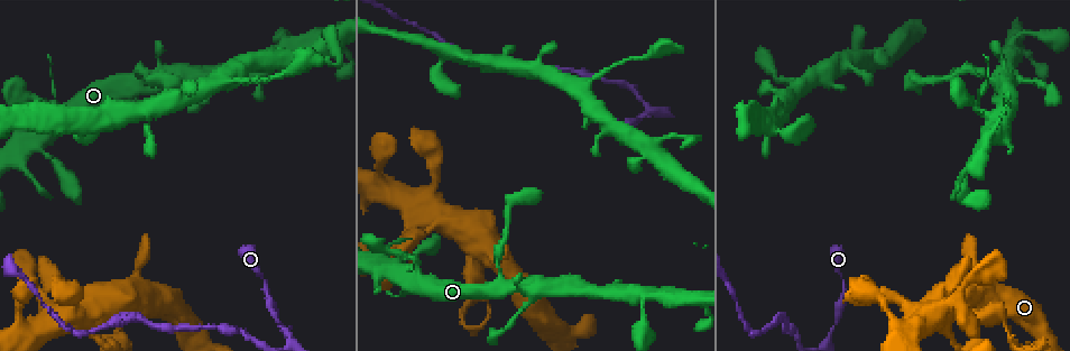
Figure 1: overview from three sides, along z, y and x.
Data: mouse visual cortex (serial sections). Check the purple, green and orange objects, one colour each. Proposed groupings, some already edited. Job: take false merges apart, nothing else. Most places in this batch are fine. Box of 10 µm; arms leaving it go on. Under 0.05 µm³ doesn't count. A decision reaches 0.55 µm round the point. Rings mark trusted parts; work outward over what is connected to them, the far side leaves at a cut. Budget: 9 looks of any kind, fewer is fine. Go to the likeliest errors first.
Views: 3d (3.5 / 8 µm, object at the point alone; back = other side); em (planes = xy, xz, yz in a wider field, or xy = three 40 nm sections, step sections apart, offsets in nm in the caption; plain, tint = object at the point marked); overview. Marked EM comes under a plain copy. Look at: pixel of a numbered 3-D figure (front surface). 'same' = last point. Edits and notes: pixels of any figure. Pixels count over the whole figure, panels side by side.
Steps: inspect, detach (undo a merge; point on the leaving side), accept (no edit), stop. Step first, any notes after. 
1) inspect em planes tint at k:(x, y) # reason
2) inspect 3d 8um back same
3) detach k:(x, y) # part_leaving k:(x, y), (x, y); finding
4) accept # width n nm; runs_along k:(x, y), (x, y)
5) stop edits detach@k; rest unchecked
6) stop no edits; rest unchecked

inspect 3d 8um at 1:(640, 117) # a narrow waist

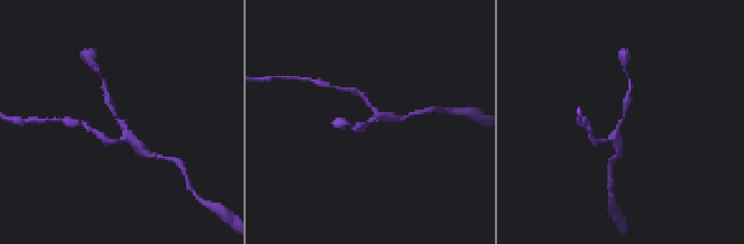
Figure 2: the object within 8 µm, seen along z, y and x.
inspect 3d 3.5um same # zoom in

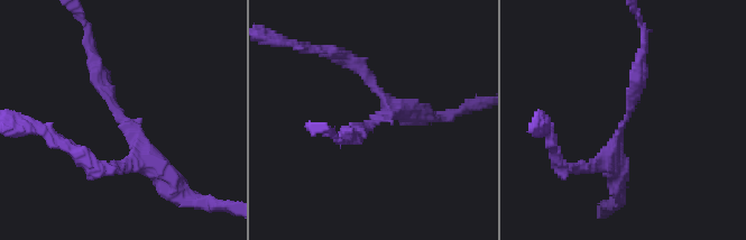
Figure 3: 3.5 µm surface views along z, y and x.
inspect em xy step 3 tint at 3:(622, 124) # arms 3; arm_widths 150, 200, 300 nm; now the EM

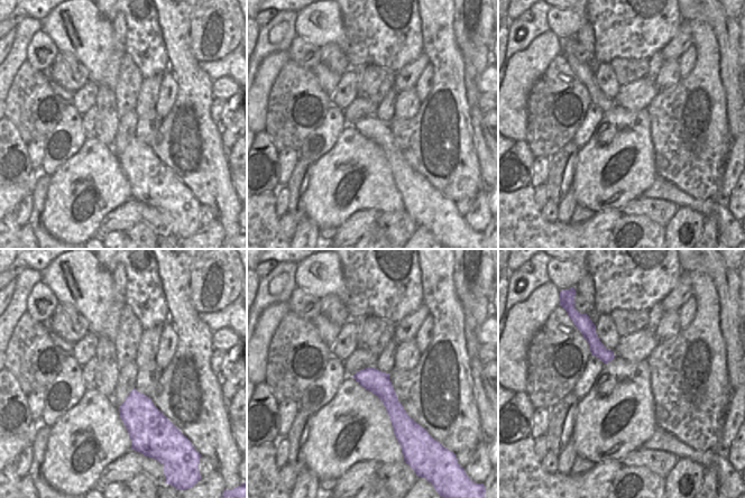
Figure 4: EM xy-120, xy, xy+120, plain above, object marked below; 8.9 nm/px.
accept # runs_along 4:(357, 376), (369, 378), (407, 422); all the same cell

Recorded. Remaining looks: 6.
inspect 3d 8um at 1:(117, 335) # thin neck

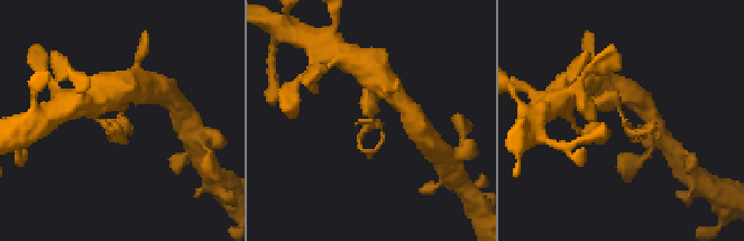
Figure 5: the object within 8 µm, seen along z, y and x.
inspect em xy step 3 tint same

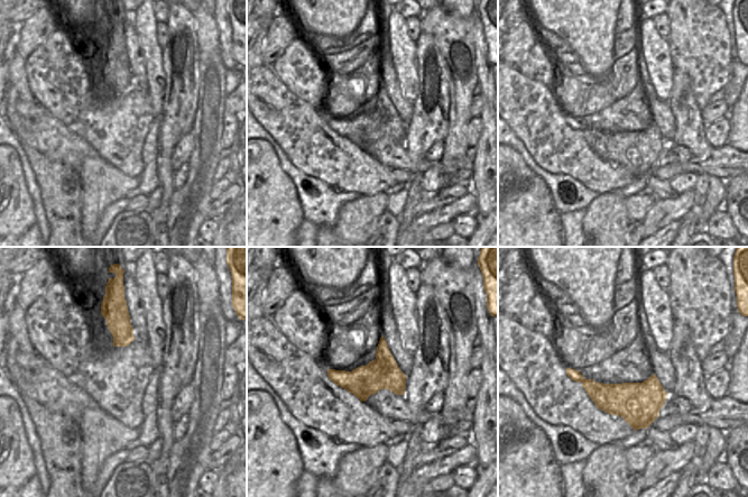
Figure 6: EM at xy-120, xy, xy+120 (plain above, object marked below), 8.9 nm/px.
accept # width 300 nm; runs_along 5:(602, 103), (616, 105), (632, 135), (643, 132); all the same cell

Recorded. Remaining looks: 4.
inspect 3d 3.5um at 1:(992, 80) # branch point

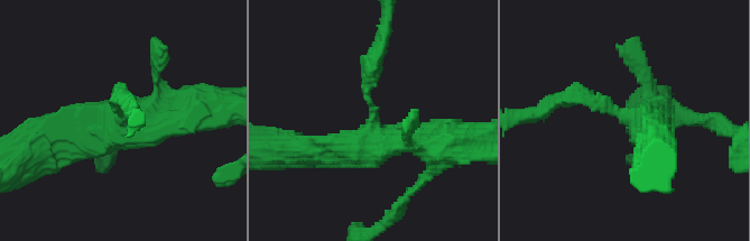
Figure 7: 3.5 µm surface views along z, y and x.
inspect em xy step 5 tint at 7:(629, 117)

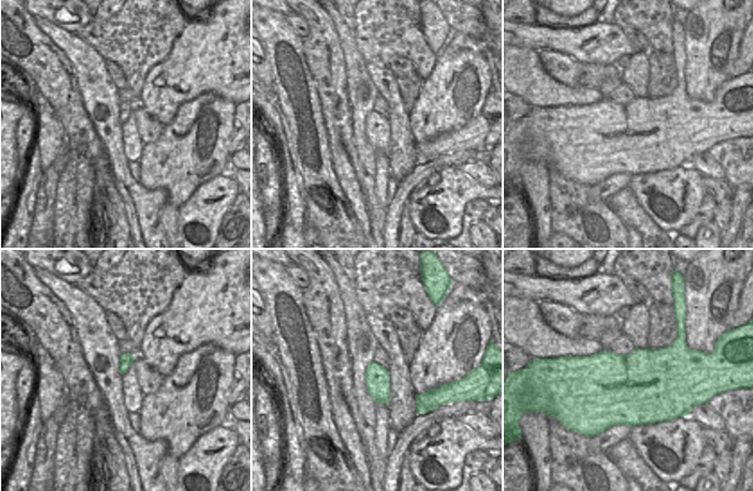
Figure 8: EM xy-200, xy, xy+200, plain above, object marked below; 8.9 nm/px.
accept # runs_along 7:(48, 136), (190, 108); all the same cell

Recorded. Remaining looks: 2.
inspect 3d 3.5um at 1:(956, 300) # thin arm on a thick one

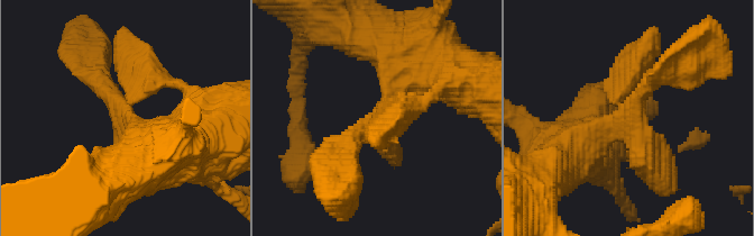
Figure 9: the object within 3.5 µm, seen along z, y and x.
inspect em planes tint at 9:(129, 118) # arms 3; arm_widths 250, 350, 800 nm; shape alone is not enough

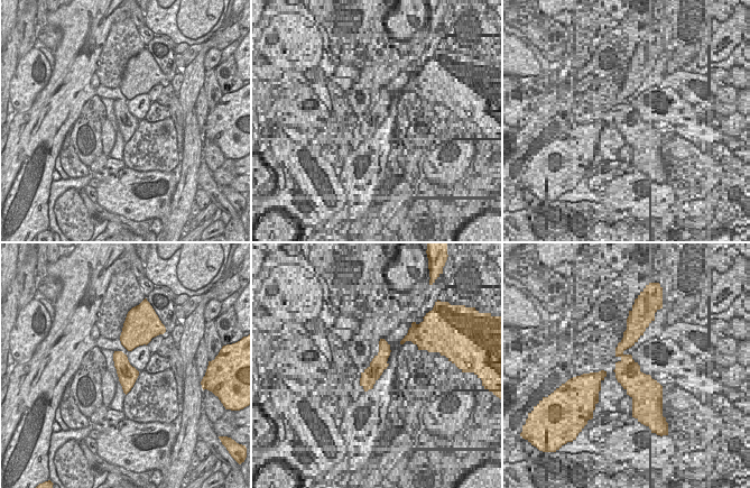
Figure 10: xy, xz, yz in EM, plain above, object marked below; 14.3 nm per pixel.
accept # runs_along 9:(428, 64), (345, 156); continuous, no second cell

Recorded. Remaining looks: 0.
stop no edits; rest unchecked

